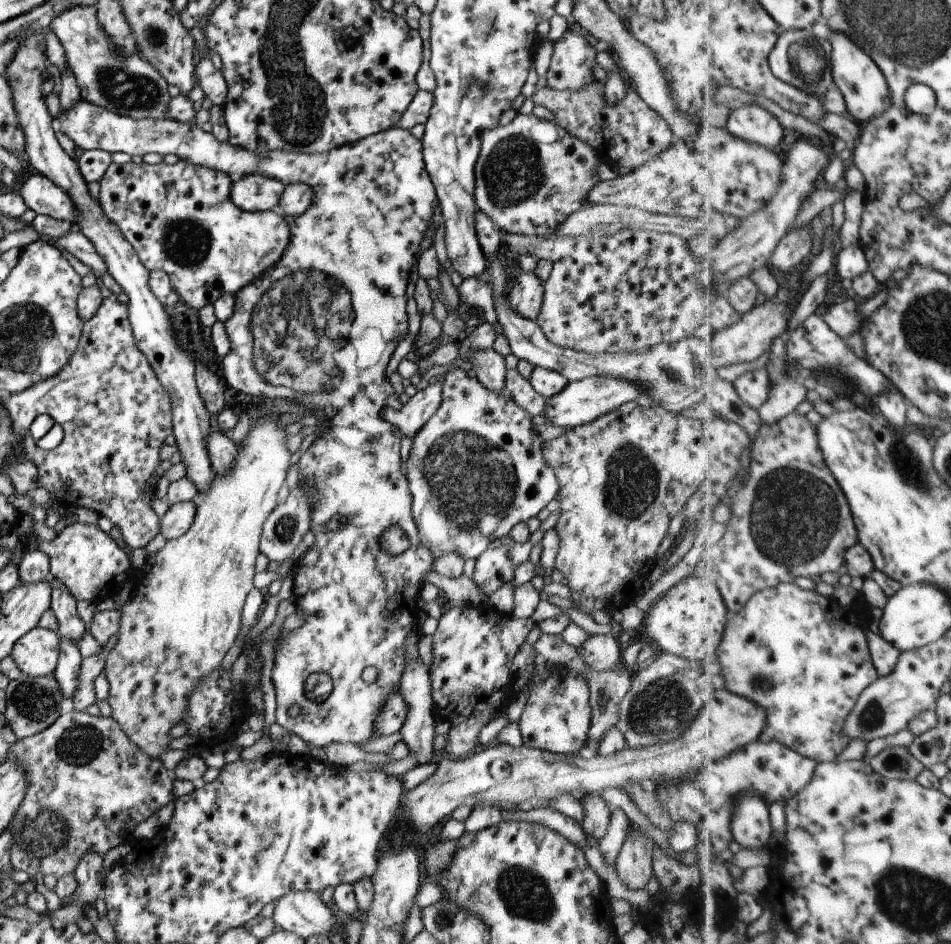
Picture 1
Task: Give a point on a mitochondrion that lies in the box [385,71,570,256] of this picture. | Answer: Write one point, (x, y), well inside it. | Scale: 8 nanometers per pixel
(515, 171)

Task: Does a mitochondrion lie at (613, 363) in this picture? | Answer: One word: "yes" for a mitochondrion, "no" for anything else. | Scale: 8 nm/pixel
no

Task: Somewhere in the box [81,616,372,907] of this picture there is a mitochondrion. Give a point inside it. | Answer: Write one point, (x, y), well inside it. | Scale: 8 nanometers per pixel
(277, 835)

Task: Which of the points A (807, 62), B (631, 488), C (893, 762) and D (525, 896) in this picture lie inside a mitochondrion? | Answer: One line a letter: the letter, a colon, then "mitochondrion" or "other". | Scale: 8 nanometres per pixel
A: mitochondrion
B: mitochondrion
C: mitochondrion
D: mitochondrion

